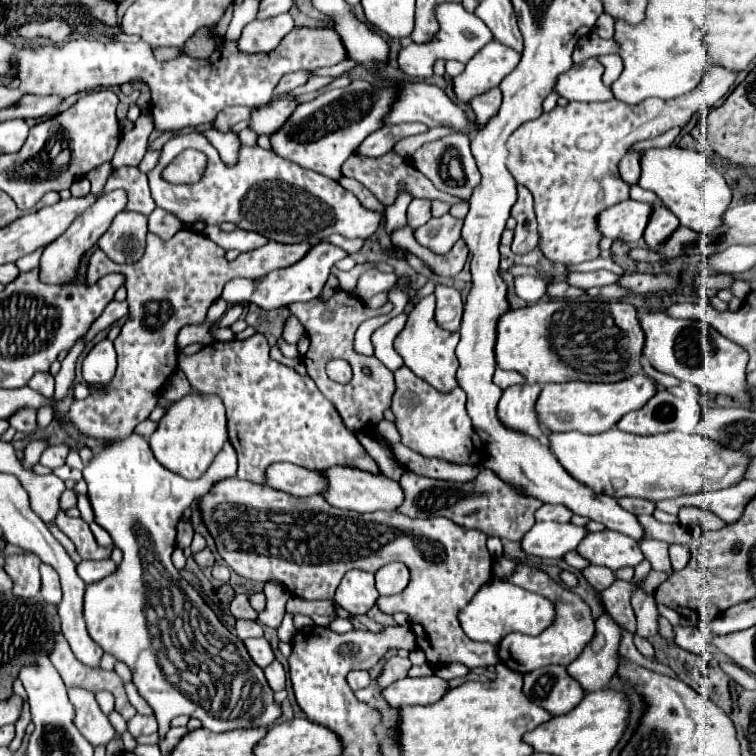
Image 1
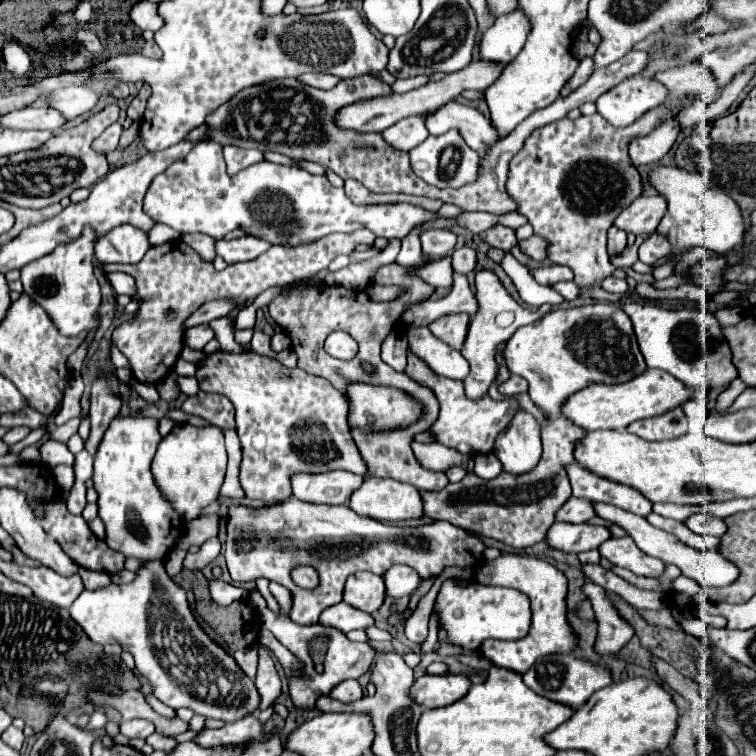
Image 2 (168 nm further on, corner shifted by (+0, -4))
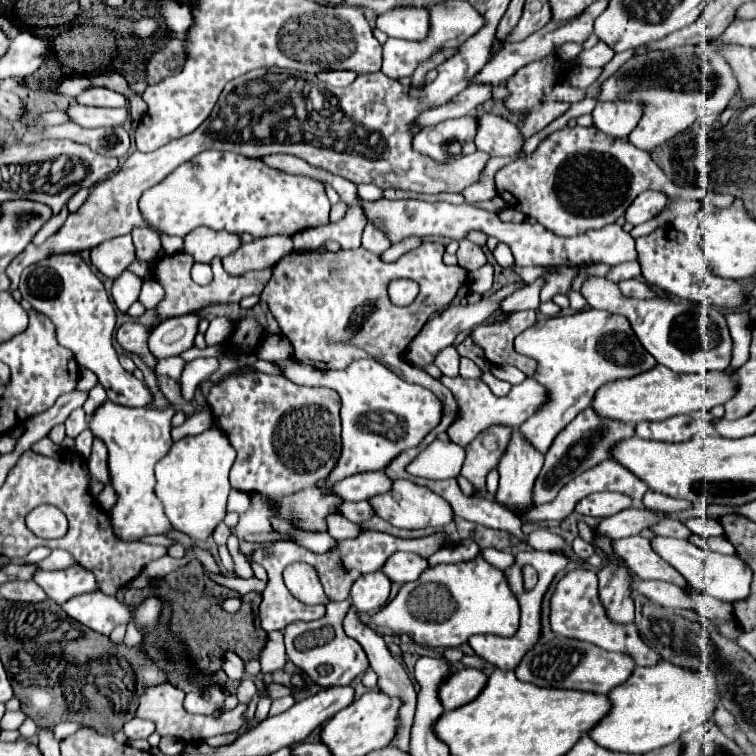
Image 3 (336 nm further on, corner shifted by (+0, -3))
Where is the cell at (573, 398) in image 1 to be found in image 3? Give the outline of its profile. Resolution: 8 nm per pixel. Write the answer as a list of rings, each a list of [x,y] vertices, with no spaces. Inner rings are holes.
[[[655,365],[647,373],[603,385],[593,397],[591,407],[601,415],[601,419],[617,419],[621,423],[637,425],[639,421],[661,421],[681,413],[711,411],[715,405],[725,405],[735,395],[735,389],[737,383],[727,371],[679,375],[663,365]]]

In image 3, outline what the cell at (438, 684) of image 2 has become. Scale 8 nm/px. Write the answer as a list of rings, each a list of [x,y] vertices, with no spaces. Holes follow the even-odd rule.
[[[461,669],[453,673],[439,687],[441,705],[445,707],[445,711],[451,711],[473,701],[485,687],[485,681],[487,677],[477,669]]]

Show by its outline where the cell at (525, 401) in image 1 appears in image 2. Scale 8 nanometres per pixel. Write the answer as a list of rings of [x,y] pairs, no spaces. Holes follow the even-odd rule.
[[[521,410],[511,420],[509,428],[495,440],[493,454],[499,458],[505,472],[519,476],[531,472],[541,460],[541,426],[537,420]]]

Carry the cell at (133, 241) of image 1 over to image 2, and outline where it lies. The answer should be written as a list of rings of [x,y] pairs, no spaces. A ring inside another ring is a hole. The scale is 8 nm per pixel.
[[[125,224],[99,238],[95,244],[95,258],[101,264],[137,264],[149,248],[147,234]]]

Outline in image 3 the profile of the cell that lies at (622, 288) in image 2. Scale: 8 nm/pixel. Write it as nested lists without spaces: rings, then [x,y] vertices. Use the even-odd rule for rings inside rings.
[[[627,279],[627,281],[619,283],[619,289],[627,297],[637,297],[637,299],[651,299],[651,297],[655,297],[655,293],[645,283],[641,283],[637,279],[631,279],[631,281]]]

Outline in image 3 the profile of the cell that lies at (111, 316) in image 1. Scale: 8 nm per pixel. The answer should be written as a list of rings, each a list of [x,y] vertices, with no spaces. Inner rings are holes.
[[[144,280],[138,301],[147,309],[155,308],[163,299],[165,292],[155,280]]]

